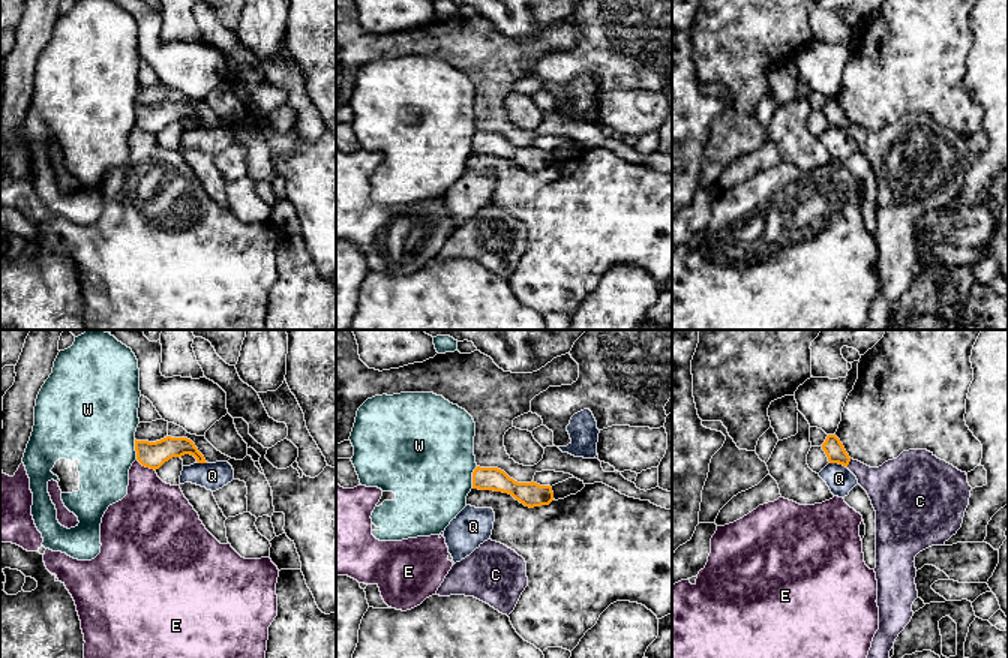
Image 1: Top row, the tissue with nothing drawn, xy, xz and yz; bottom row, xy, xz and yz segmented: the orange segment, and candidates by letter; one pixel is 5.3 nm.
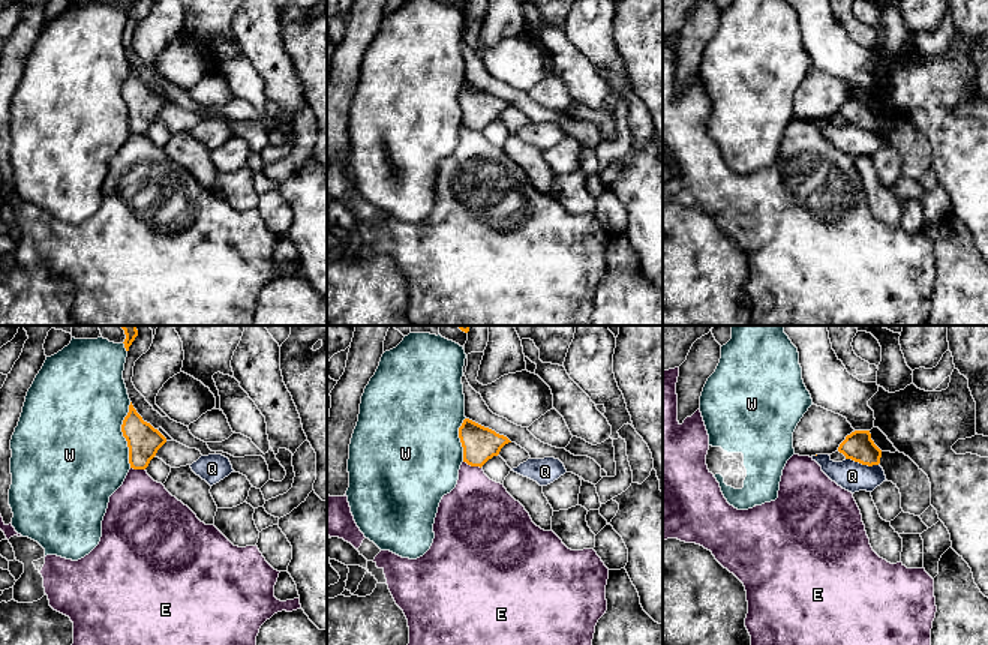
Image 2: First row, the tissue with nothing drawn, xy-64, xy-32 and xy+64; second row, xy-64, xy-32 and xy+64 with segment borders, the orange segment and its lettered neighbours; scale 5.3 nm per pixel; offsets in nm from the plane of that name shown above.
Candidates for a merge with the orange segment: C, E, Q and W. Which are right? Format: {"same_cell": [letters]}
{"same_cell": []}

